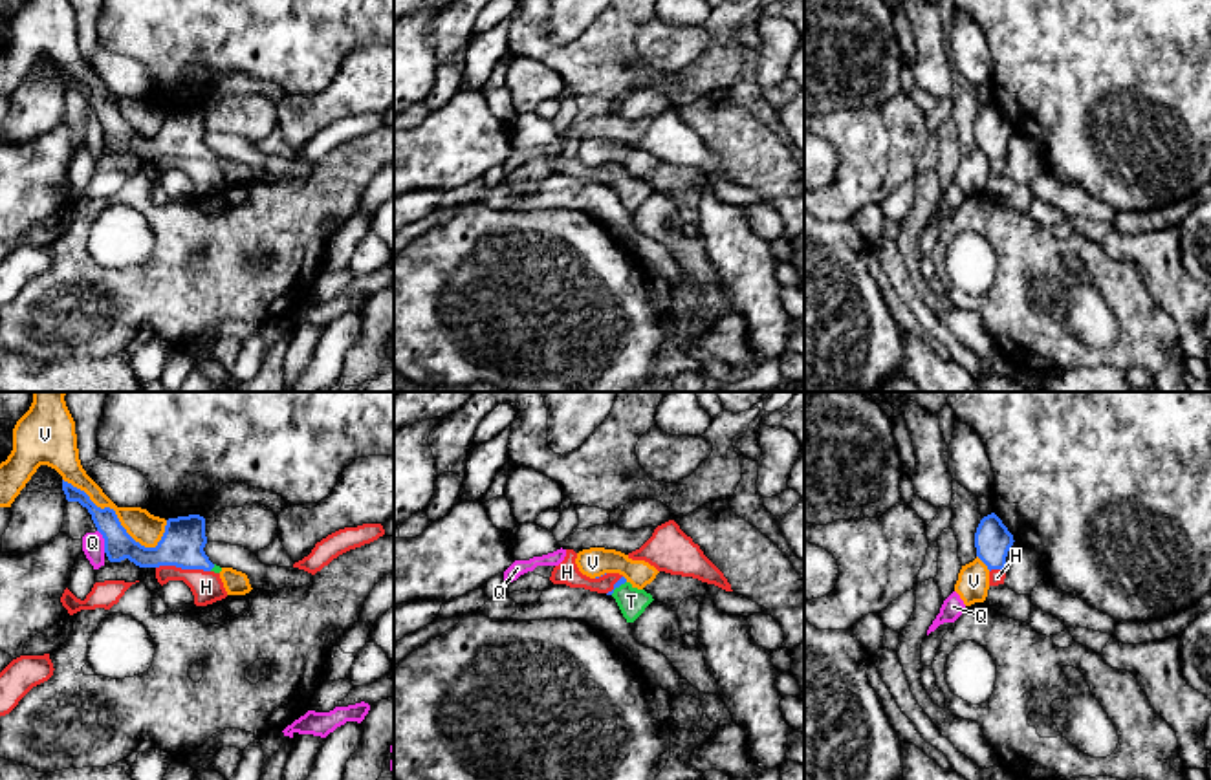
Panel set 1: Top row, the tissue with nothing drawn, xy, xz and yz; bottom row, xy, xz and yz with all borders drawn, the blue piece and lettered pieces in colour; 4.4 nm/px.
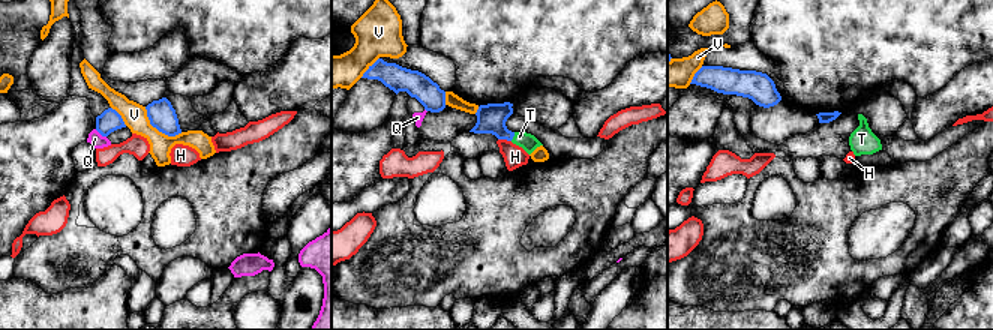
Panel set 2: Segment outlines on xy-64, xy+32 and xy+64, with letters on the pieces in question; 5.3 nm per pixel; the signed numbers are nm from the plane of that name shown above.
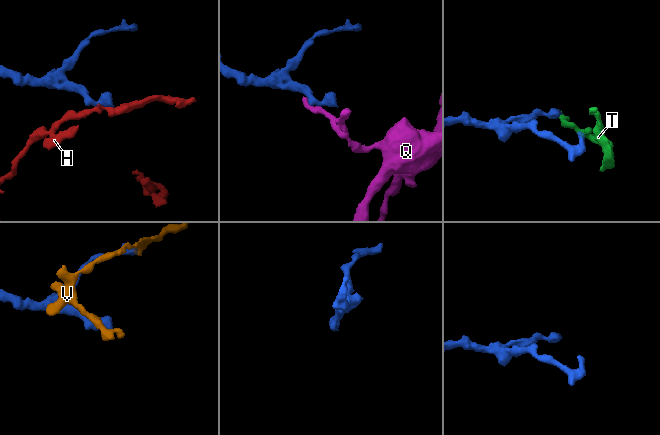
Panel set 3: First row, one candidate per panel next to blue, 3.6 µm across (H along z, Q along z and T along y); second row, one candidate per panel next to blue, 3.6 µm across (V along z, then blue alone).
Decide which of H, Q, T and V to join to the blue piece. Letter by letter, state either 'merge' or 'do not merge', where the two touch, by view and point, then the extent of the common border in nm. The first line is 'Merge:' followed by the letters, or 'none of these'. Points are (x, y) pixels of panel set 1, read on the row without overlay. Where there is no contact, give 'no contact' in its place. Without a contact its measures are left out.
Merge: T
H: do not merge | xy (184, 158) | 240 nm
Q: do not merge | xy (105, 130) | 110 nm
T: merge | xz (618, 176) | 90 nm
V: do not merge | xy (114, 103) | 500 nm

